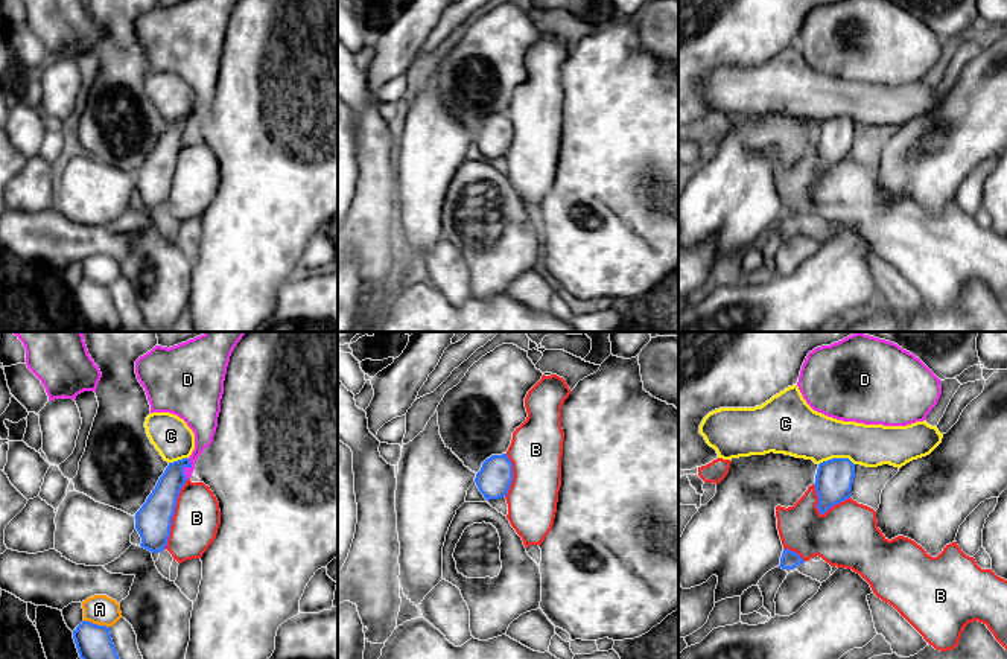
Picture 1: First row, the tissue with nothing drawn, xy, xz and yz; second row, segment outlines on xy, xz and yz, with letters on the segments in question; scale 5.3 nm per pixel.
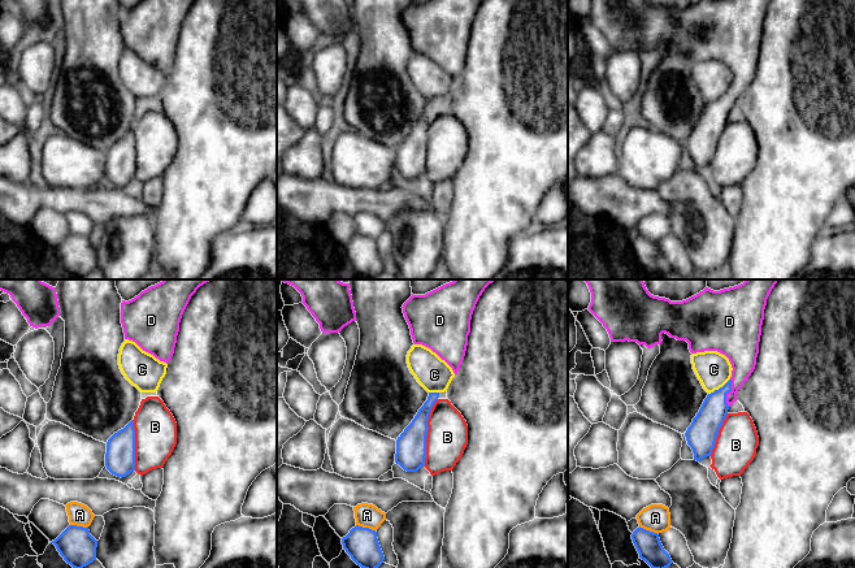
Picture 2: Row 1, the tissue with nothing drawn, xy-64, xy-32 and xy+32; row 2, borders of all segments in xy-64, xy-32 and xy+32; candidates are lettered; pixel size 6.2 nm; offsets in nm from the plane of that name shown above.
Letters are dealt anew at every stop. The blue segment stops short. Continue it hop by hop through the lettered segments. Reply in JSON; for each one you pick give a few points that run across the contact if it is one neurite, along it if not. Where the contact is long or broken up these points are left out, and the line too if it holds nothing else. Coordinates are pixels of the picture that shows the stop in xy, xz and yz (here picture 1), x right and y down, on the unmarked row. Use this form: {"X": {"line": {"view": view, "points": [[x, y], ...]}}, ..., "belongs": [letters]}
{"D": {"line": {"view": "xy", "points": [[160, 165], [171, 140], [186, 125], [203, 99], [203, 81]]}}, "belongs": ["D"]}

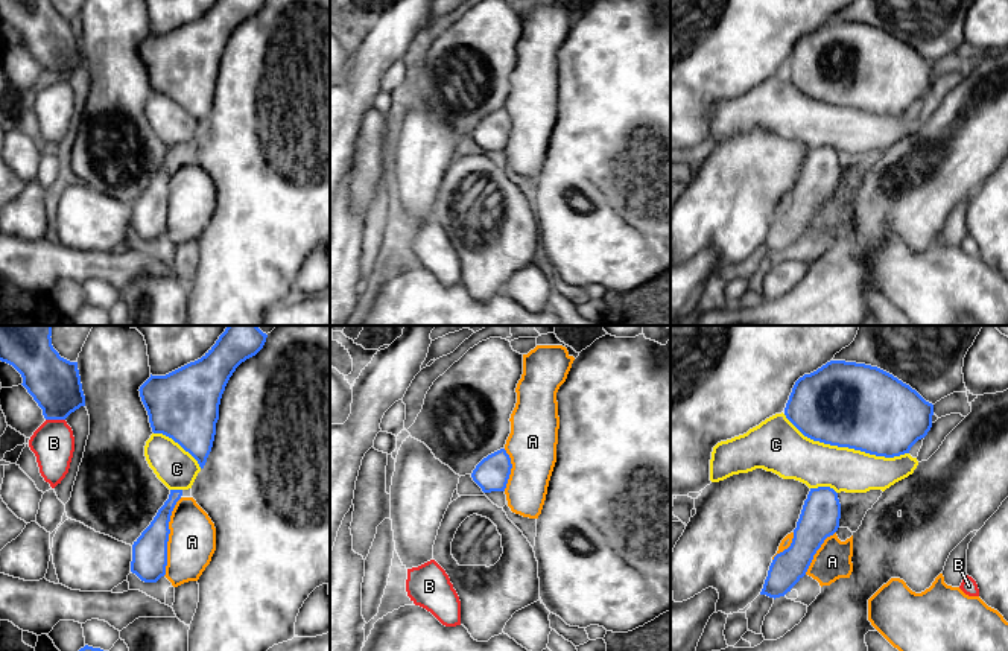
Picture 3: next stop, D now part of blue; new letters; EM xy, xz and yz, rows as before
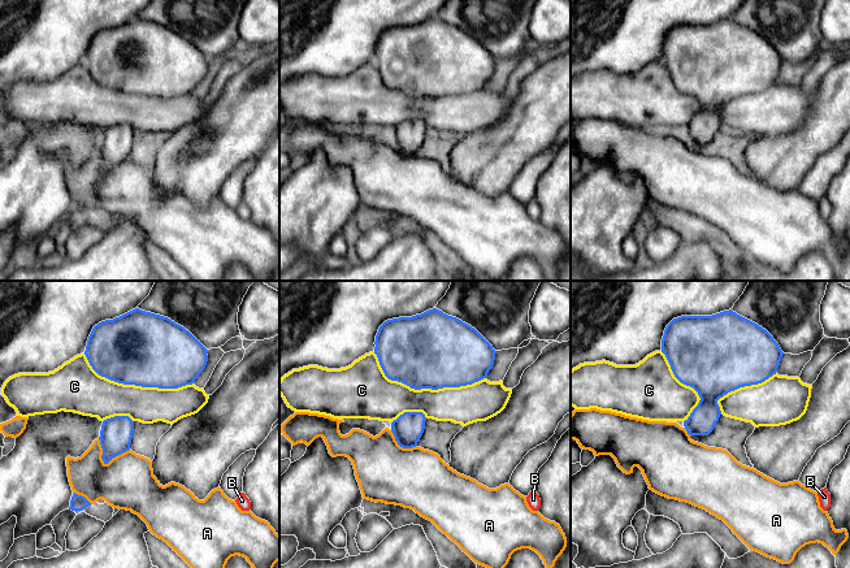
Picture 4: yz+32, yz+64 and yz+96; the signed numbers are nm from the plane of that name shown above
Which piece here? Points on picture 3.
{"belongs": []}

